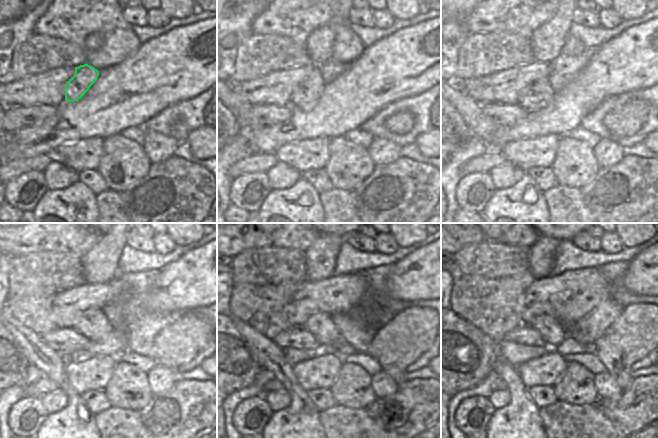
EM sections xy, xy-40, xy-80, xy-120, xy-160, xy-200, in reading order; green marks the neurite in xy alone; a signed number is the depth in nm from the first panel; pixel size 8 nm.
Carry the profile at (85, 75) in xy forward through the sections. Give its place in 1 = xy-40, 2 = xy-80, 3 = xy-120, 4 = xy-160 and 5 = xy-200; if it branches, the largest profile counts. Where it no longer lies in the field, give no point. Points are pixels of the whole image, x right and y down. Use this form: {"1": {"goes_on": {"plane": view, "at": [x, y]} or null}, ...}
{"1": {"goes_on": {"plane": "xy-40", "at": [305, 96]}}, "2": {"goes_on": {"plane": "xy-80", "at": [536, 96]}}, "3": {"goes_on": {"plane": "xy-120", "at": [93, 324]}}, "4": {"goes_on": {"plane": "xy-160", "at": [320, 325]}}, "5": {"goes_on": {"plane": "xy-200", "at": [554, 333]}}}

